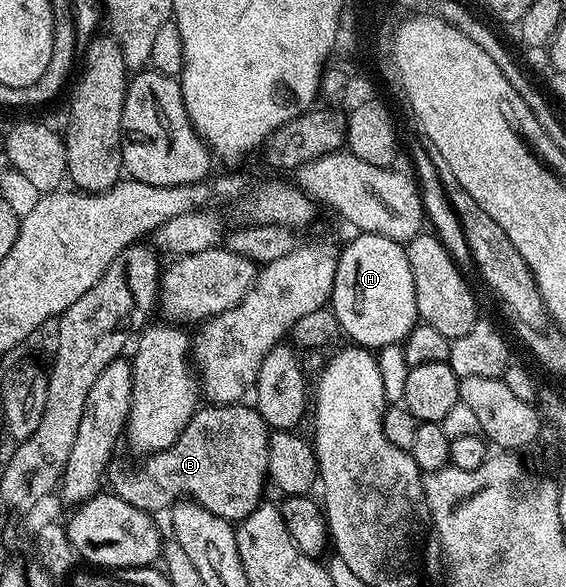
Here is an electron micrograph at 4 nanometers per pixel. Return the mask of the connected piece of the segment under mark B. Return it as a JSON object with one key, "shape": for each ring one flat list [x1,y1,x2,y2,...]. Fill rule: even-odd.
{"shape":[[241,402,238,404,212,404,211,406,200,406,197,407,195,414,190,418,190,422,182,430,182,434,168,447,166,450,161,452,154,452,143,457,144,460,141,464,123,464,119,458,113,459,110,467,106,473,107,479,112,480,111,491,117,496,121,496,126,502,130,502,130,506,134,506,138,510,149,514,157,514,167,509,169,506,185,499,194,500,197,504,202,505,206,510,210,510,210,514,218,514,218,518,227,520,229,522,239,522,262,502,262,497,260,496,264,492,264,483,267,485,269,483,270,477,268,474,268,437,270,435,270,429,268,423,266,423,263,418,256,412,255,407,251,403]]}

